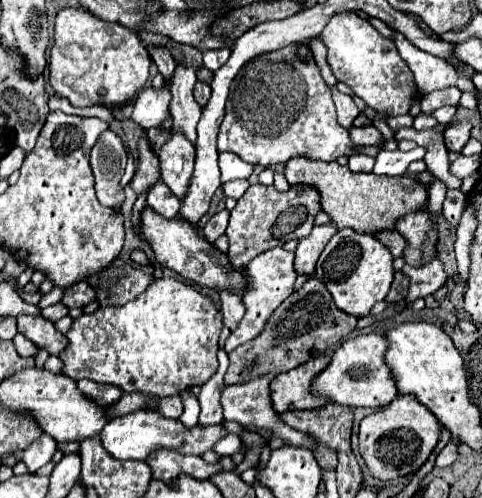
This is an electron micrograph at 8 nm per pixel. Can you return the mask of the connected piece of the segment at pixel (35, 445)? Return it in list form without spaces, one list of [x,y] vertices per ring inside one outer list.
[[[43,433],[37,441],[33,441],[25,451],[23,451],[23,463],[27,465],[29,471],[37,471],[39,467],[43,467],[45,463],[51,461],[53,453],[57,449],[57,441],[53,441],[53,437],[49,437],[47,433]]]

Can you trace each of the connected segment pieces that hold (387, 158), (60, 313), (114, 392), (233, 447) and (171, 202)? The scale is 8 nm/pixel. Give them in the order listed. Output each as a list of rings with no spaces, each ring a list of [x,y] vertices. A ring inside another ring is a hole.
[[[415,147],[407,153],[381,149],[377,155],[377,163],[373,167],[373,173],[377,173],[377,175],[405,175],[409,163],[423,159],[425,153],[427,153],[425,147]]]
[[[61,303],[43,309],[43,317],[45,317],[47,321],[51,321],[51,323],[57,323],[57,321],[59,321],[61,317],[65,317],[65,315],[69,315],[69,309],[67,309],[65,305],[61,305]]]
[[[77,381],[77,387],[83,395],[95,399],[97,403],[117,403],[121,399],[121,389],[113,387],[113,385],[101,385],[101,383],[95,383],[95,381]]]
[[[233,433],[227,435],[227,437],[223,437],[223,439],[213,447],[213,451],[221,453],[221,455],[233,455],[233,453],[239,453],[239,449],[241,449],[241,439],[235,437]]]
[[[159,181],[159,183],[149,191],[149,195],[147,195],[147,205],[149,205],[155,213],[159,213],[159,215],[163,215],[163,217],[167,217],[167,219],[179,217],[179,209],[181,209],[181,201],[171,193],[171,189],[169,189],[163,181]]]

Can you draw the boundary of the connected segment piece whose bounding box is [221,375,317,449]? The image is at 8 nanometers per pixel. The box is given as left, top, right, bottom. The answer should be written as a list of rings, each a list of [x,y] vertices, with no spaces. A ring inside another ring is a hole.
[[[265,375],[265,377],[259,377],[255,381],[247,381],[247,383],[241,383],[241,385],[229,385],[223,389],[223,397],[221,397],[221,403],[223,403],[223,411],[225,411],[225,421],[237,421],[241,425],[255,425],[257,429],[265,429],[265,431],[271,431],[273,435],[271,437],[279,437],[285,441],[285,445],[297,445],[297,447],[303,447],[303,449],[313,449],[317,445],[317,441],[289,425],[283,425],[279,413],[271,407],[271,399],[269,399],[269,383],[275,375]]]

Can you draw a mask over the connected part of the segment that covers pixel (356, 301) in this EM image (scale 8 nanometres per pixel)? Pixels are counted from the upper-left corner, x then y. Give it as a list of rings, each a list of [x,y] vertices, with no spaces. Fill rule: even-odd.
[[[339,229],[333,239],[327,243],[325,251],[321,253],[315,269],[315,277],[325,283],[329,293],[333,295],[335,305],[357,317],[369,315],[371,307],[379,301],[385,301],[391,283],[393,283],[393,257],[389,249],[377,237],[369,233],[357,233],[355,229]]]

